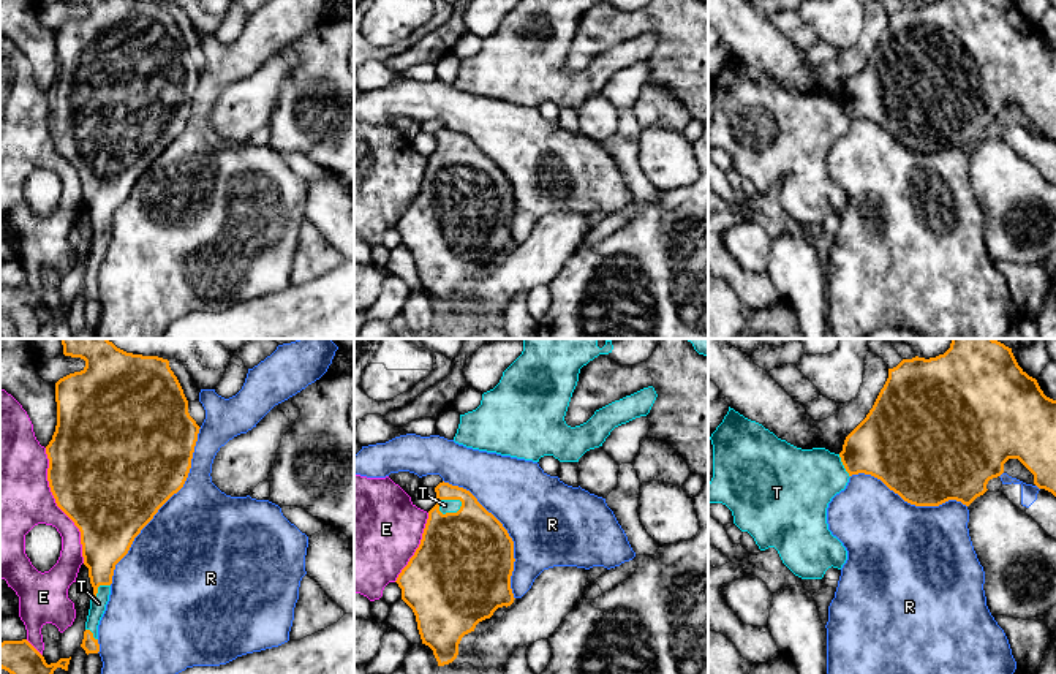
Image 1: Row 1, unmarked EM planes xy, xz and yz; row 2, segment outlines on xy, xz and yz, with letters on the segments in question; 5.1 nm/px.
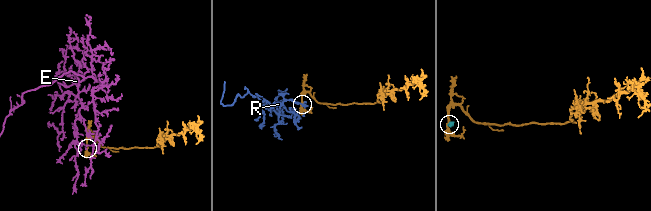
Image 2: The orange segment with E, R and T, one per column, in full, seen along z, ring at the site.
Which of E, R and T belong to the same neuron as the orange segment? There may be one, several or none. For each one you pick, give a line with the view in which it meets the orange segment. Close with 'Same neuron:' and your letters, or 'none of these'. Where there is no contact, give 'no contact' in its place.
T: meets orange in xz
Same neuron: T

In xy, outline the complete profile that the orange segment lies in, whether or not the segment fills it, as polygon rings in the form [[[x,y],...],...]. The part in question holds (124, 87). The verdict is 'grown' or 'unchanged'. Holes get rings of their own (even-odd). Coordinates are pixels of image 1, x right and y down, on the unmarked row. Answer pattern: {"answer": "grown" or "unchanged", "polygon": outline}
{"answer": "grown", "polygon": [[[65,0],[81,3],[85,13],[55,28],[57,71],[46,92],[47,127],[57,152],[81,177],[84,210],[93,233],[81,293],[98,299],[98,271],[106,256],[115,210],[158,155],[177,139],[190,119],[199,71],[188,59],[188,46],[169,6],[142,0]]]}

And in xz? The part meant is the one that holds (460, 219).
{"answer": "grown", "polygon": [[[443,127],[435,138],[436,150],[428,157],[421,190],[395,228],[402,234],[402,245],[416,261],[422,290],[433,296],[438,312],[444,312],[457,304],[465,280],[474,277],[479,267],[490,264],[498,253],[514,248],[511,222],[515,204],[514,187],[507,176],[470,136]]]}

